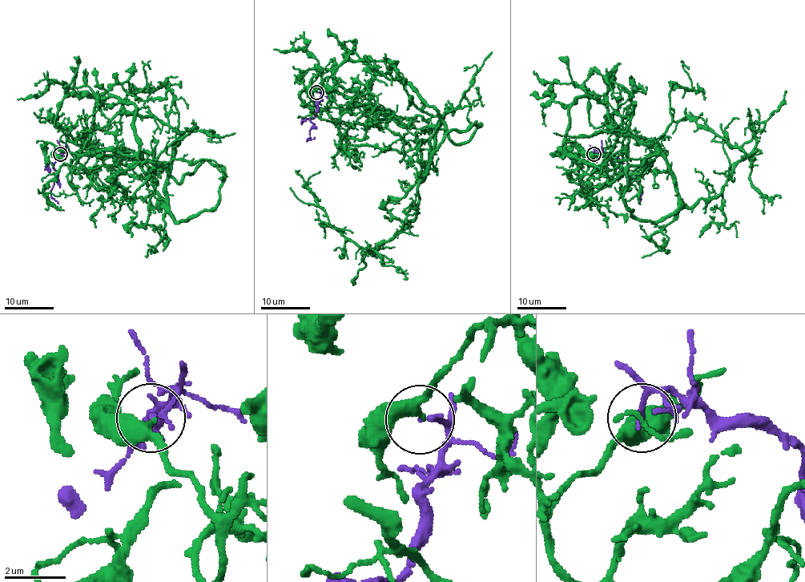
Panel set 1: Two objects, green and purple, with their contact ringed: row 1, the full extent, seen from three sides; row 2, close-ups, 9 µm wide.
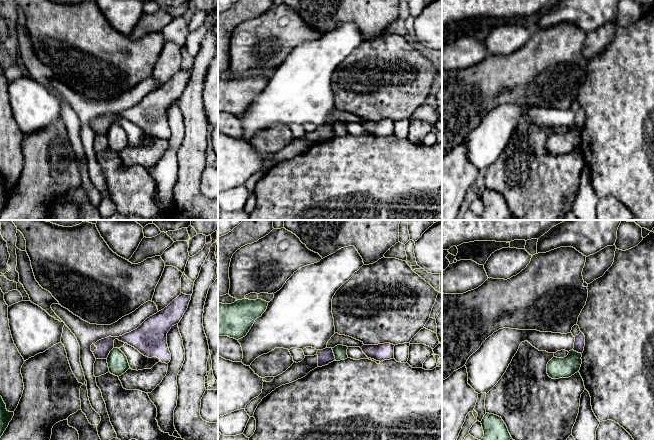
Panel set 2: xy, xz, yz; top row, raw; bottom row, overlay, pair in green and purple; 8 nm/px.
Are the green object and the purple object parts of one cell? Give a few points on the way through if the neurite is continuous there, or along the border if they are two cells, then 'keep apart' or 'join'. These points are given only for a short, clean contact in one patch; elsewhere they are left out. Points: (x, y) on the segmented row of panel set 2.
along xz (331, 348), (335, 359) | keep apart

